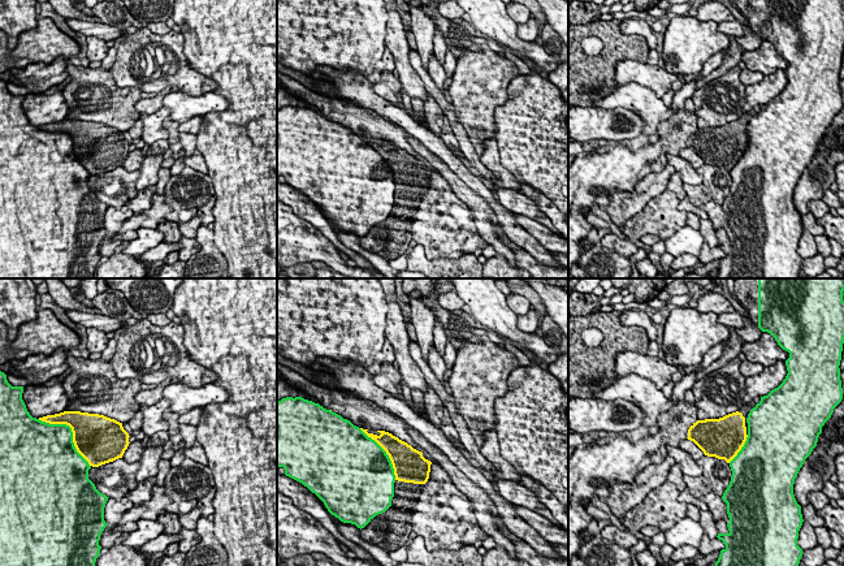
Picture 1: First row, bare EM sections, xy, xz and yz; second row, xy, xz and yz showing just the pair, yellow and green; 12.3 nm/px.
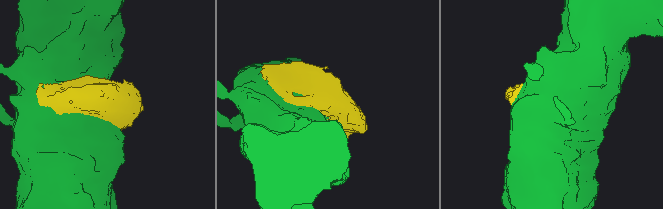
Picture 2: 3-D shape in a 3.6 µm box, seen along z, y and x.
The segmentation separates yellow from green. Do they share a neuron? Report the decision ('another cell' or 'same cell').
another cell

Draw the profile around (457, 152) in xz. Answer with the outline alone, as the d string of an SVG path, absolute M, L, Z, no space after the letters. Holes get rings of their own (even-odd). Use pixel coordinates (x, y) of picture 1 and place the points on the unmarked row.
M449 147L449 150L450 150L455 156L458 156L458 157L462 160L462 163L463 163L476 177L479 177L479 178L482 181L482 183L484 183L488 189L490 189L490 190L494 189L494 185L495 185L495 183L493 183L493 182L489 181L489 180L485 180L485 178L469 164L468 159L466 159L466 157L460 154L459 150L456 150L456 148L454 148L454 147Z

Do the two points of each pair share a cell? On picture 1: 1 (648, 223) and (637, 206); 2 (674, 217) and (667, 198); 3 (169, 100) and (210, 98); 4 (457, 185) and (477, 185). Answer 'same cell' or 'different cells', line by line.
1: different cells
2: same cell
3: same cell
4: different cells

